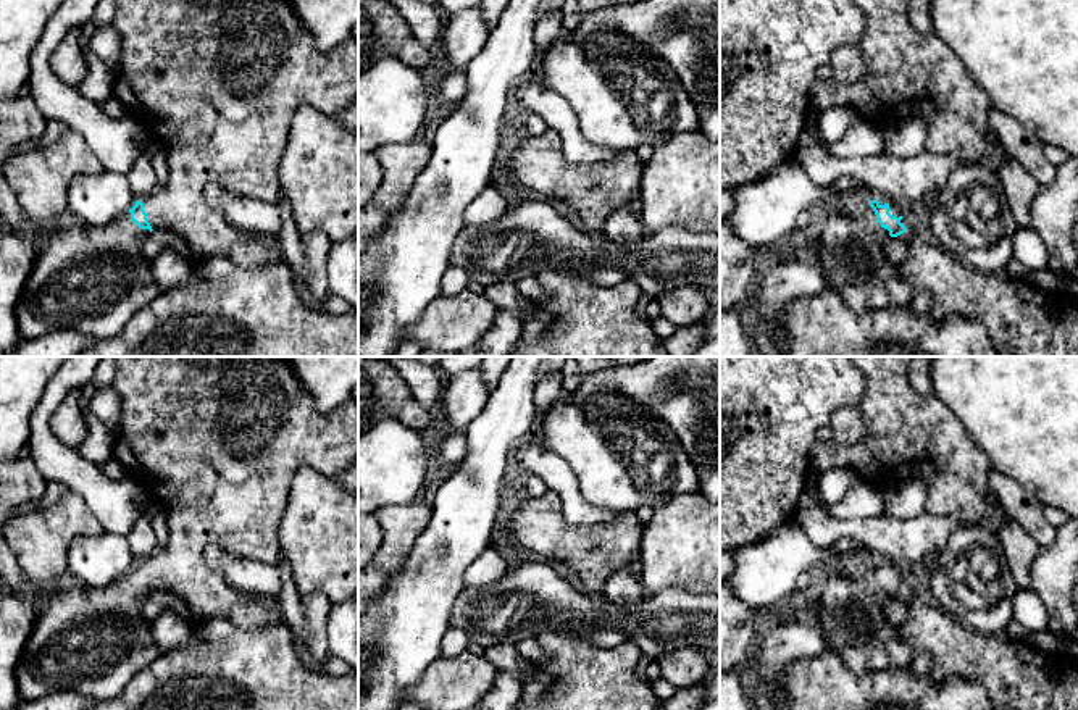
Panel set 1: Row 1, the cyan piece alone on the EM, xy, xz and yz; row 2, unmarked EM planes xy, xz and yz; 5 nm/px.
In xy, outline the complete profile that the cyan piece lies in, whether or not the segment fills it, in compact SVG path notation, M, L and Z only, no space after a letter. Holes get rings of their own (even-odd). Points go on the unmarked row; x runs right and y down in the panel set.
M115 357L116 373L111 387L121 400L121 420L116 441L113 445L113 458L123 466L126 476L132 479L147 495L155 499L166 508L166 521L169 529L168 542L152 555L137 562L136 566L115 579L105 587L89 587L86 584L68 591L52 589L37 615L32 633L23 649L21 660L16 668L16 683L23 702L32 702L53 695L56 692L76 692L84 697L92 697L97 702L108 700L124 691L131 679L144 668L152 665L161 654L153 636L150 623L142 615L142 607L153 591L171 592L179 595L189 607L190 621L198 623L215 616L224 616L242 629L265 629L282 621L281 605L276 595L245 592L231 586L223 573L208 566L205 550L210 545L218 545L232 557L250 558L261 563L278 563L281 547L278 539L279 521L282 518L290 482L294 474L302 466L310 466L318 473L336 479L341 473L350 468L358 458L358 403L352 399L341 403L331 413L320 413L315 408L313 397L302 387L297 373L292 370L287 357Z

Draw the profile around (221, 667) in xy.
M224 616L192 624L187 642L137 673L124 691L87 710L358 710L358 676L310 671L297 657L289 626L281 621L265 629L242 629Z

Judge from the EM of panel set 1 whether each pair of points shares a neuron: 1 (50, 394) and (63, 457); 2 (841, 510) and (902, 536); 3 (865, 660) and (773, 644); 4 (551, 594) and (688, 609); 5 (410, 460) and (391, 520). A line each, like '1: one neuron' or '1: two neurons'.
1: one neuron
2: two neurons
3: two neurons
4: one neuron
5: two neurons

